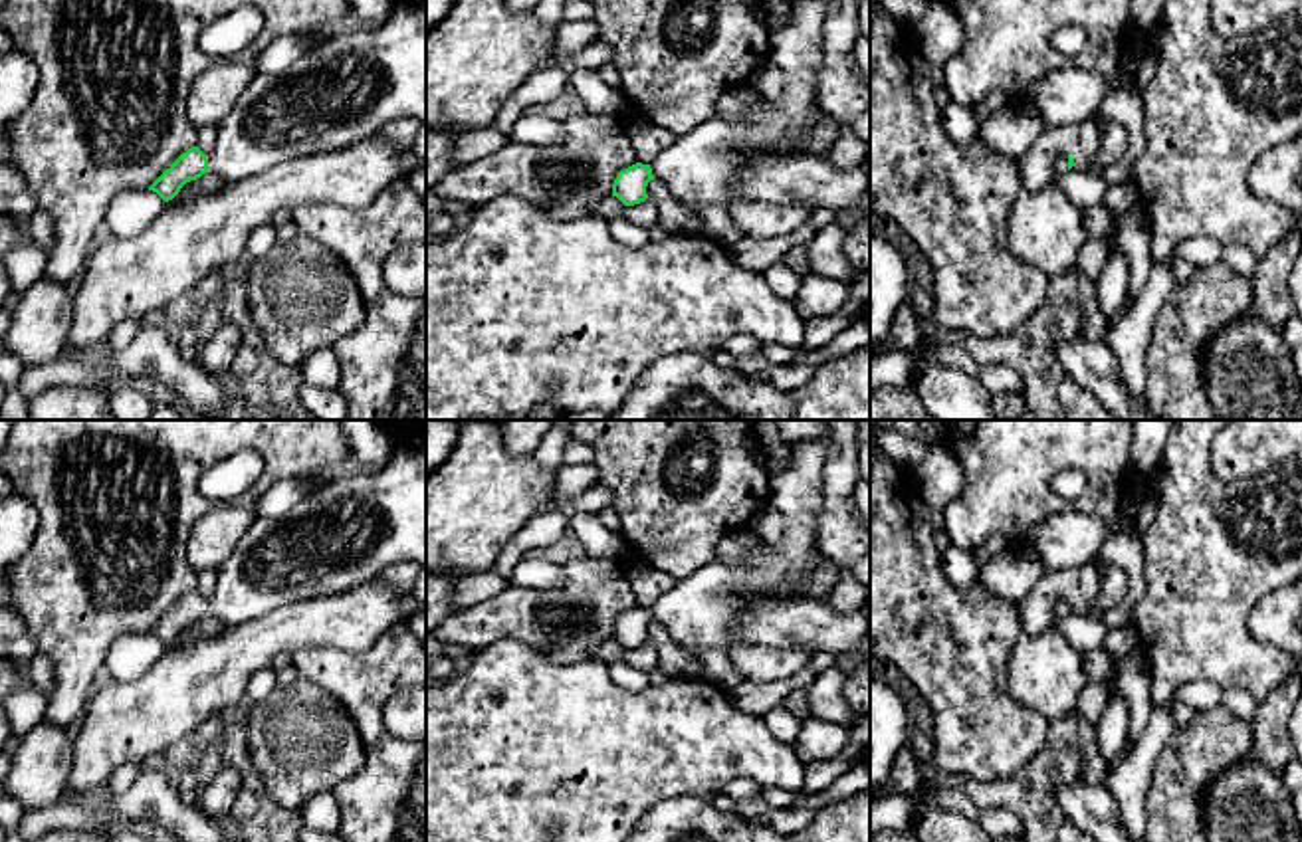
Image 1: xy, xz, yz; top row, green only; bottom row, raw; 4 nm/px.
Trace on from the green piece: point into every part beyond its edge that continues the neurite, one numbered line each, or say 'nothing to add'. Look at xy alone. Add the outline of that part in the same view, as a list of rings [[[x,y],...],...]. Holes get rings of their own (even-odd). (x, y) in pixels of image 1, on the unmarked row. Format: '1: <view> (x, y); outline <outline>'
1: xy (345, 533); outline [[[426,434],[398,440],[380,472],[323,481],[281,517],[260,517],[218,569],[208,616],[234,626],[305,598],[369,584],[396,563],[426,567]]]

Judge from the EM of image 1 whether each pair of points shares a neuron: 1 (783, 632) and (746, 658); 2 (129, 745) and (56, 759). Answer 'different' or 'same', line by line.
1: different
2: different

